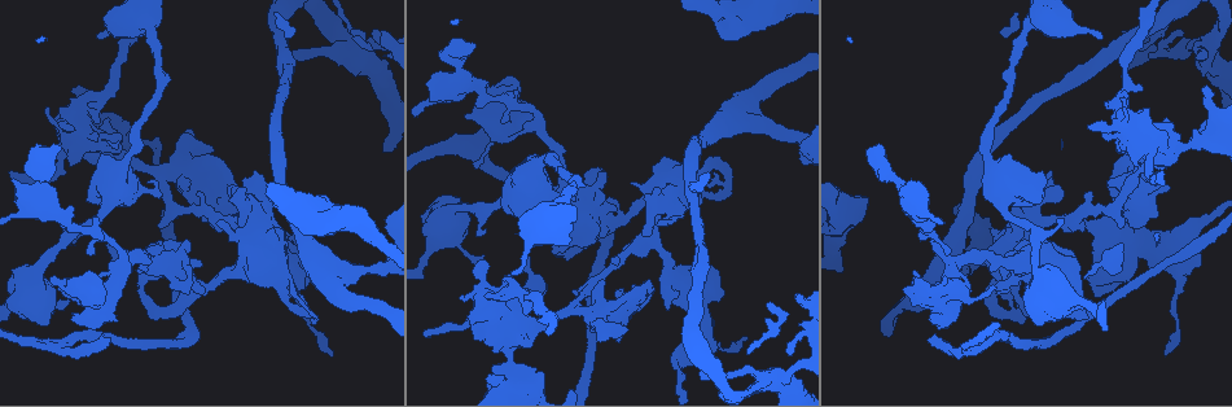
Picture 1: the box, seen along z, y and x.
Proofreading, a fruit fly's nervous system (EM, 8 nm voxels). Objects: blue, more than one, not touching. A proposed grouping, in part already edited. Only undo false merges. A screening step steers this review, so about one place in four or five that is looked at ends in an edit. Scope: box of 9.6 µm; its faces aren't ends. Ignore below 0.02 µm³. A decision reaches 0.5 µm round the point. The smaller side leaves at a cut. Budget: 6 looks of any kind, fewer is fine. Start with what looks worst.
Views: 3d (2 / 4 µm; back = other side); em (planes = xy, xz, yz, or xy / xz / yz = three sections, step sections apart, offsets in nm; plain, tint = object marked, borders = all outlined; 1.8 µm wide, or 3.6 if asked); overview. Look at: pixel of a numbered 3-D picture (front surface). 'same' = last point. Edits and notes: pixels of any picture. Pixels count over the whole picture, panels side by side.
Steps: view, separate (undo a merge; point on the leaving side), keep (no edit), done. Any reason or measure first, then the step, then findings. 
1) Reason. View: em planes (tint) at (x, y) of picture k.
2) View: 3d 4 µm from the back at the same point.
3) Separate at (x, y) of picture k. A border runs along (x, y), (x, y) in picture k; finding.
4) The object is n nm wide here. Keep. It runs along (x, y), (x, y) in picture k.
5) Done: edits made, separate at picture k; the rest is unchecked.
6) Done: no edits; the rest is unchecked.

Sharp bend. View: em planes (tint) at (362, 50) of picture 1.

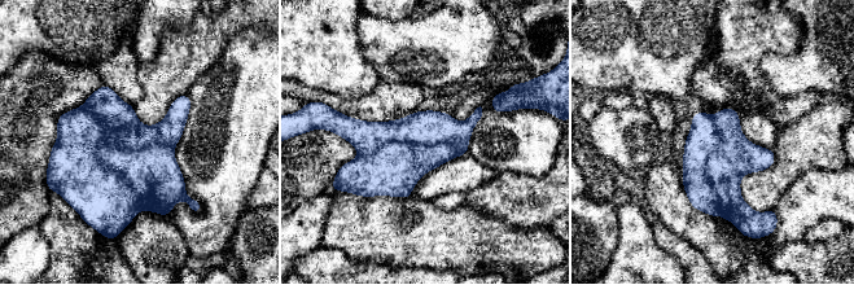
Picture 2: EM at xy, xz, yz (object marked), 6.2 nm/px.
The object is 400 nm wide here. Separate at (101, 198) of picture 2. The part that leaves runs along (187, 101), (156, 134), (57, 147) in picture 2; a second neuron is stuck on.

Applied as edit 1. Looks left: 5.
Redraw. View: overview.

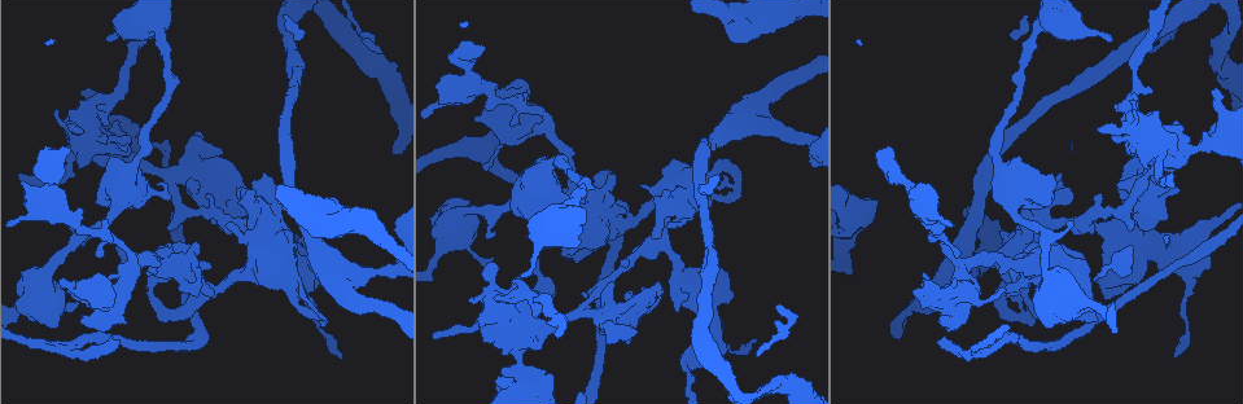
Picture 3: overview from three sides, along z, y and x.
Touches itself. View: 3d 4 µm at (311, 200) of picture 3.

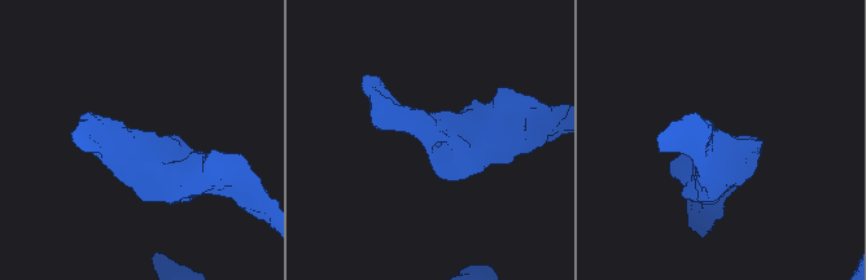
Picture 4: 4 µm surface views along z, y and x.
Now the EM. View: em planes (tint) at (736, 145) of picture 4.

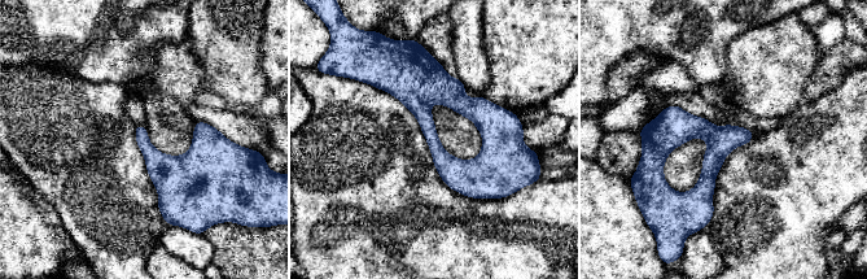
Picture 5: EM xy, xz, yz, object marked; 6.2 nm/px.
Keep. It runs along (428, 64), (490, 129), (490, 195) in picture 5; continuous, no second neuron.

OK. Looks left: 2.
Done: edits made, separate at picture 2; the rest is unchecked.

